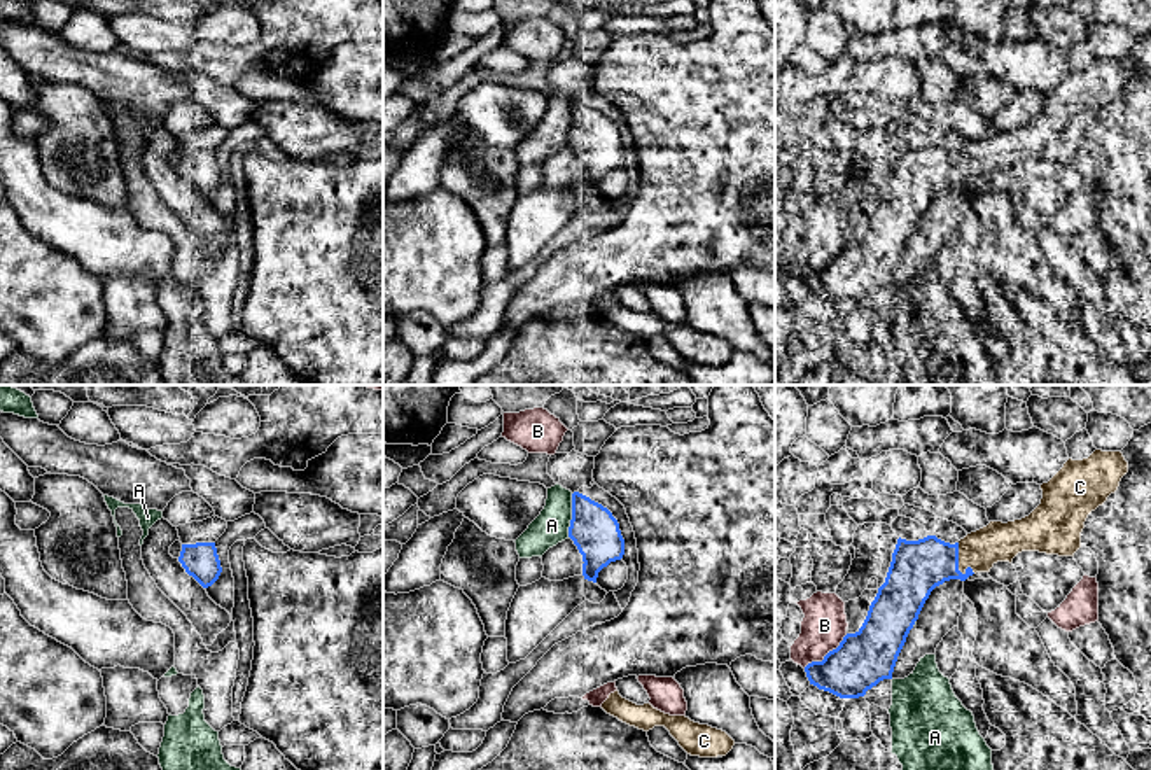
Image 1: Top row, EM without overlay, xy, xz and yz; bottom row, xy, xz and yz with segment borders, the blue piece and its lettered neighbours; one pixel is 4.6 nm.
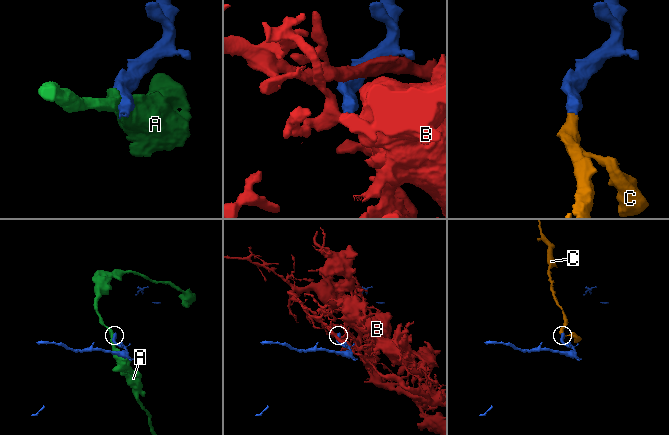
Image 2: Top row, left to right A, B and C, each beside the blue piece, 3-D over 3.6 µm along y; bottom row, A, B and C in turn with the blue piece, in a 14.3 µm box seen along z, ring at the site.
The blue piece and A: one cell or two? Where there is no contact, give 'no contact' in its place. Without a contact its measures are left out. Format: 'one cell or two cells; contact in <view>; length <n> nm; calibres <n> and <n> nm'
two cells; contact in xz; length 200 nm; calibres 220 and 160 nm

